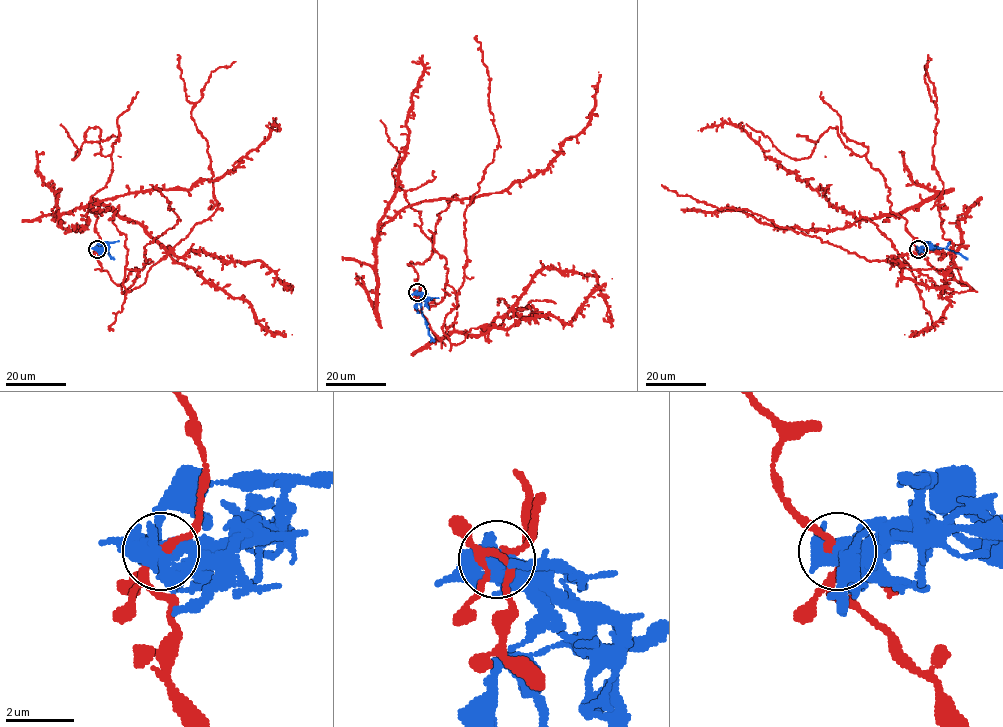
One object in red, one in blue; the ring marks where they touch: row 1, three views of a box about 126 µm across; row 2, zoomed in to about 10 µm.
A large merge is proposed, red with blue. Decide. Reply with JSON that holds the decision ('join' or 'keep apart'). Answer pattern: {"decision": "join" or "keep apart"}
{"decision": "keep apart"}

